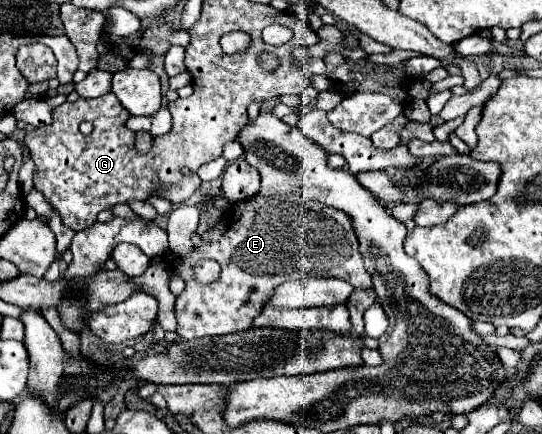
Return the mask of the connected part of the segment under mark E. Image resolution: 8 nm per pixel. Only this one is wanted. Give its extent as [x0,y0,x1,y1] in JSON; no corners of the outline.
[162,193,372,339]

